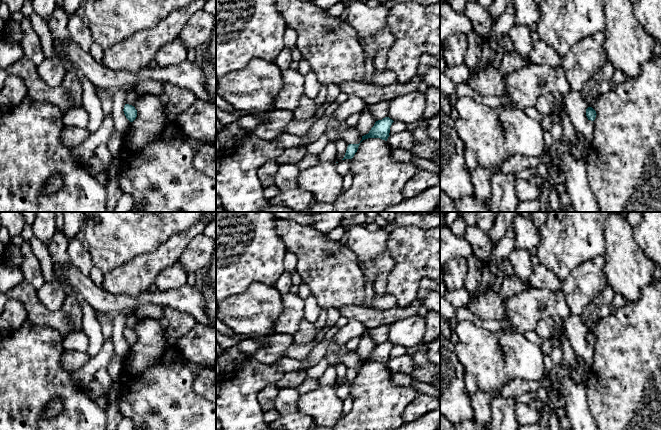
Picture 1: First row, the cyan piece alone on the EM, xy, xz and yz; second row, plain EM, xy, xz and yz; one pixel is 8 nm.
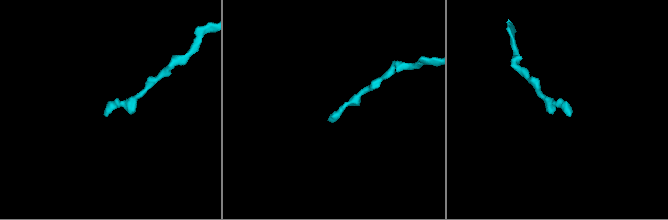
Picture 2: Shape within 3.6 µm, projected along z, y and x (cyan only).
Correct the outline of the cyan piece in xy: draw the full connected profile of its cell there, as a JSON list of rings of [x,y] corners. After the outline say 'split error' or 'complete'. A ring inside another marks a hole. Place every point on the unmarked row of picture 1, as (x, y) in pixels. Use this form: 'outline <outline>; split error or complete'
outline [[[125,328],[123,335],[124,335],[124,338],[125,338],[126,342],[130,346],[133,346],[136,343],[137,334],[135,333],[134,330],[129,329],[129,328]]]; complete

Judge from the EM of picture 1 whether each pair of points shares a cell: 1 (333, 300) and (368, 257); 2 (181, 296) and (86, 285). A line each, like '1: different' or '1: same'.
1: different
2: same

